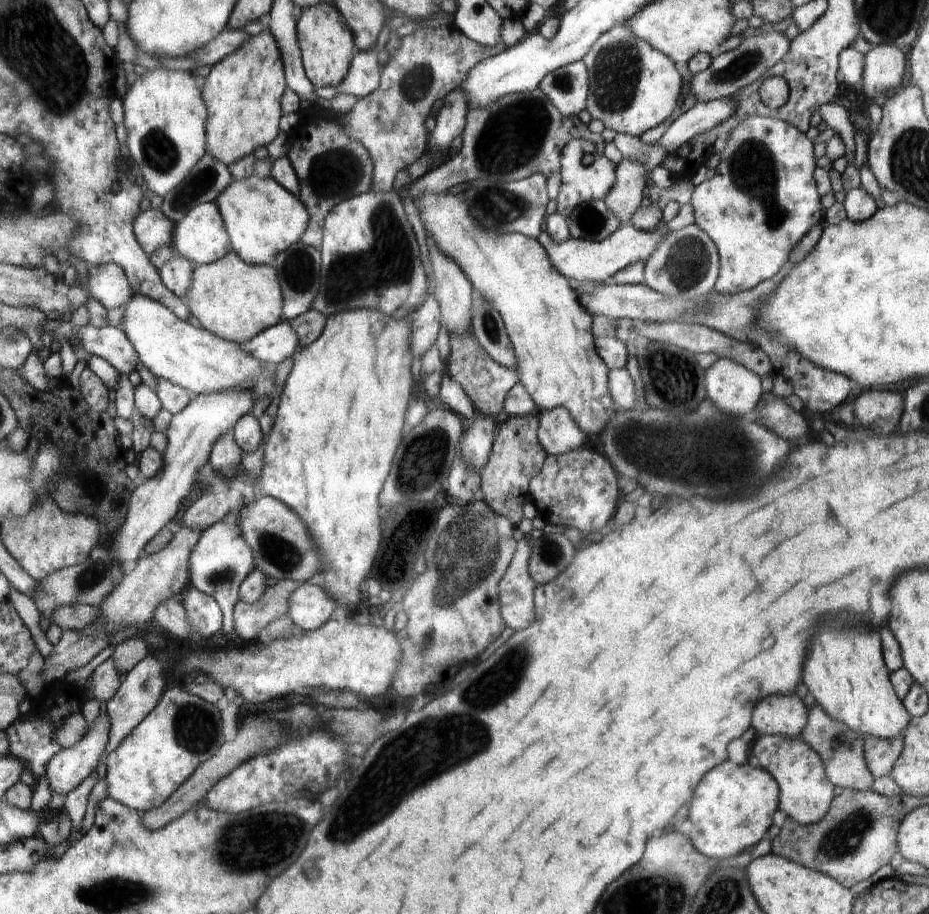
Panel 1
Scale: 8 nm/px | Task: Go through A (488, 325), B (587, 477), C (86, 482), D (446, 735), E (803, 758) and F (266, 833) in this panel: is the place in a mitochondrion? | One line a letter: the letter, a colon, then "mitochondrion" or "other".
A: mitochondrion
B: other
C: other
D: mitochondrion
E: other
F: mitochondrion

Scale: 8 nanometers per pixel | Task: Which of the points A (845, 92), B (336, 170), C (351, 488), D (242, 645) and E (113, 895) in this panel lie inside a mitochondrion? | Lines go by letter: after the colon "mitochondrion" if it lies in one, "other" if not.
A: other
B: mitochondrion
C: other
D: other
E: mitochondrion

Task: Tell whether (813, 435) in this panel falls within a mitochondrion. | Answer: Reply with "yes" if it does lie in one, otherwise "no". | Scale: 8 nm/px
no

